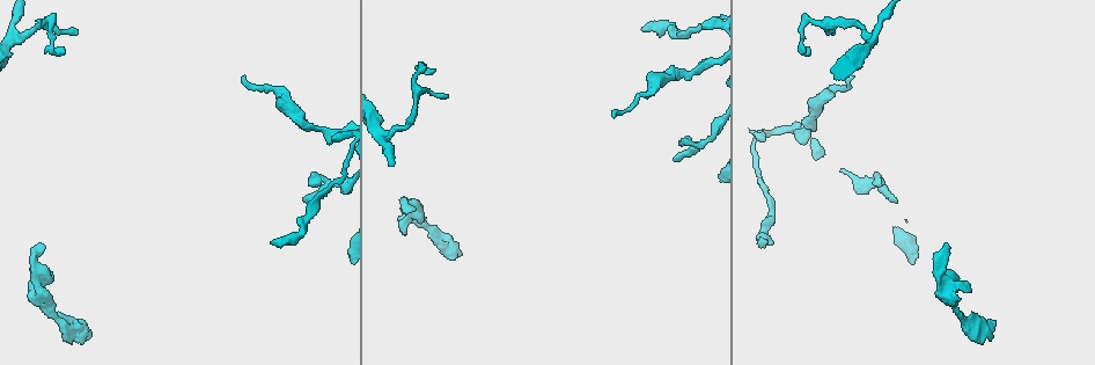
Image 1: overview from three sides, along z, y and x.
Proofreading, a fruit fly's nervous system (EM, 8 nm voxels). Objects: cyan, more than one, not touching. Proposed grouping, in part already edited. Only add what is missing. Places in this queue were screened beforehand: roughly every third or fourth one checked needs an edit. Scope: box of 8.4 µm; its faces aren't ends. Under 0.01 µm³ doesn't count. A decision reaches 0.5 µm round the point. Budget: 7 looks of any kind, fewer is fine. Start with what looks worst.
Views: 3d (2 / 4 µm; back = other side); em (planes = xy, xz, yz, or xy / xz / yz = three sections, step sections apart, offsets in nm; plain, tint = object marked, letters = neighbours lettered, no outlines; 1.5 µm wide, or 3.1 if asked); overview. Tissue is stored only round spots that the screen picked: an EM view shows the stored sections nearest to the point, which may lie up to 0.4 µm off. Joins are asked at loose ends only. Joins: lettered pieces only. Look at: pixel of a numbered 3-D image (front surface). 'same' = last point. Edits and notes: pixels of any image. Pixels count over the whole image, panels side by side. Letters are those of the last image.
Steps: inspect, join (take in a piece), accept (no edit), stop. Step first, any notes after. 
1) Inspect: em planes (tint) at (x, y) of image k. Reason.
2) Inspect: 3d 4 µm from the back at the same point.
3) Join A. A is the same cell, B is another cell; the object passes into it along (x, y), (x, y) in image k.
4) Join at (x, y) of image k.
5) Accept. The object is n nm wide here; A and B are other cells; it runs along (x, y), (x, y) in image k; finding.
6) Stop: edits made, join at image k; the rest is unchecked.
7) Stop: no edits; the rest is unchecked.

Inspect: 3d 2 µm at (272, 242) of image 1. Branch stops here.

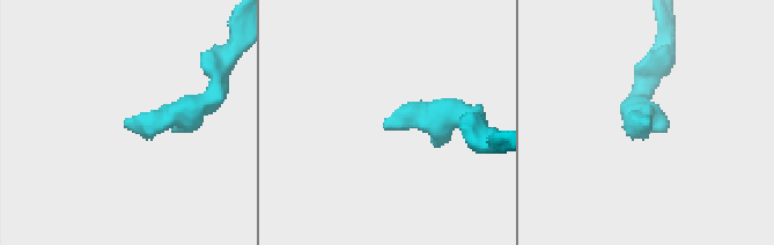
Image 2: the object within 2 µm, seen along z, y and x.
Inspect: em yz step 8 (letters) at (125, 124) of image 2. Shape alone is not enough.

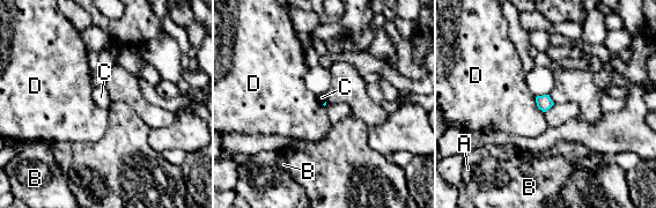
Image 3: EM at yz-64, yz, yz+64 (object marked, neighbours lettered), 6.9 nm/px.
Inspect: em planes (letters) at the same point.

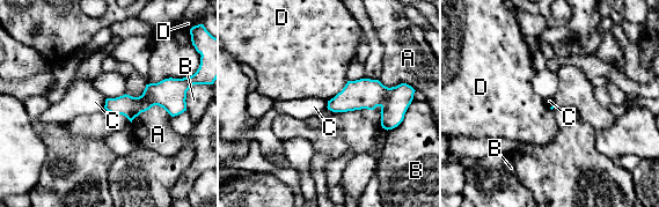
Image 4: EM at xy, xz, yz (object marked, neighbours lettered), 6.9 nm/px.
Accept. A, B, C and D are other cells; none of them fits.

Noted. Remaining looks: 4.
Inspect: em planes (letters) at (614, 118) of image 1. Tapers out.

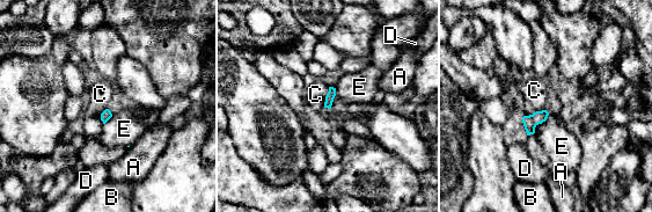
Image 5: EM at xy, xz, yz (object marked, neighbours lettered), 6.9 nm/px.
Accept. A, B, C, D and E are other cells; a border runs along (549, 115), (541, 123) in image 5; none of them fits.

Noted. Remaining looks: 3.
Inspect: em xz step 8 (tint) at (832, 34) of image 1. Thin end.

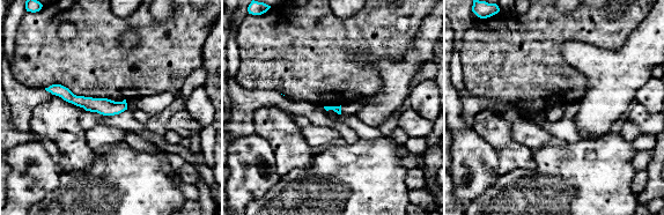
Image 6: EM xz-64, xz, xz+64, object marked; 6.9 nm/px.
Inspect: em planes (letters) at the same point.

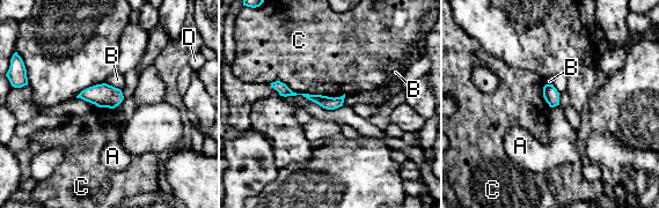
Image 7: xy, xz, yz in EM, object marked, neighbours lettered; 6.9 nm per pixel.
Accept. The object is 90 nm wide here; A, B, C and D are other cells; none of them fits.

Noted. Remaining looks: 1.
Stop: no edits; the rest is unchecked.

